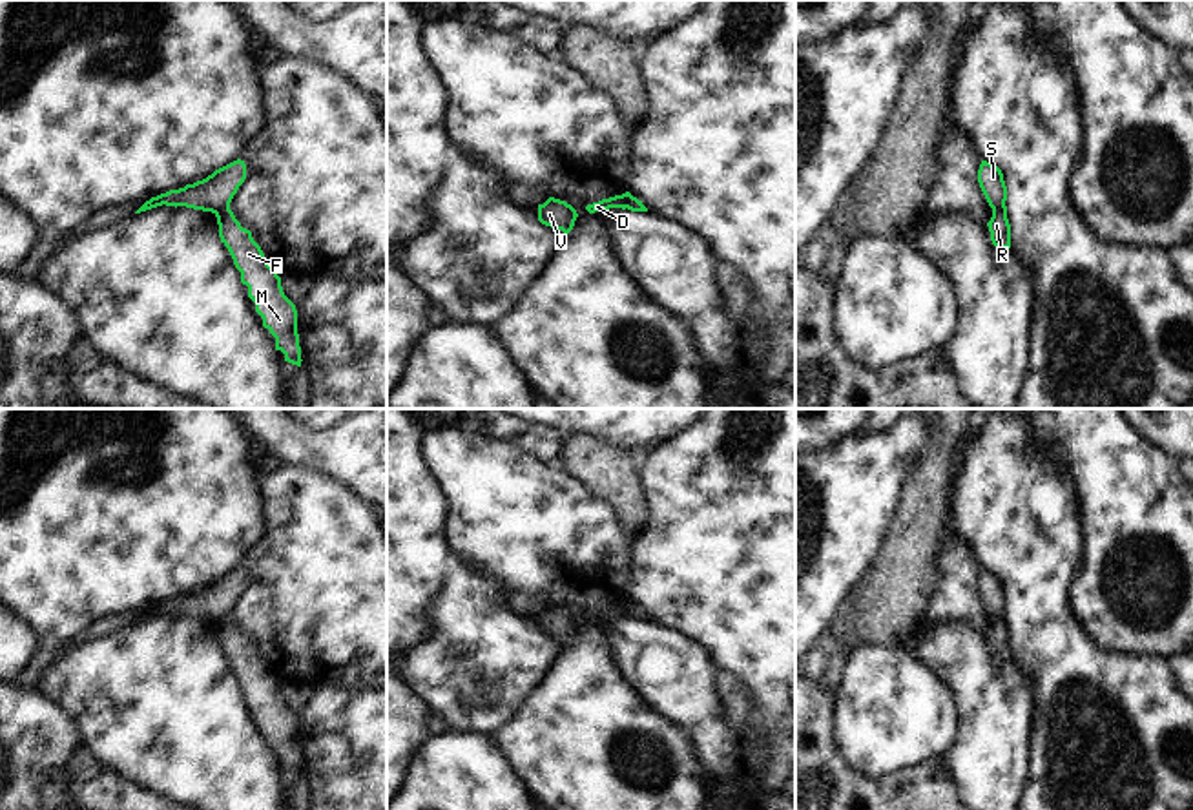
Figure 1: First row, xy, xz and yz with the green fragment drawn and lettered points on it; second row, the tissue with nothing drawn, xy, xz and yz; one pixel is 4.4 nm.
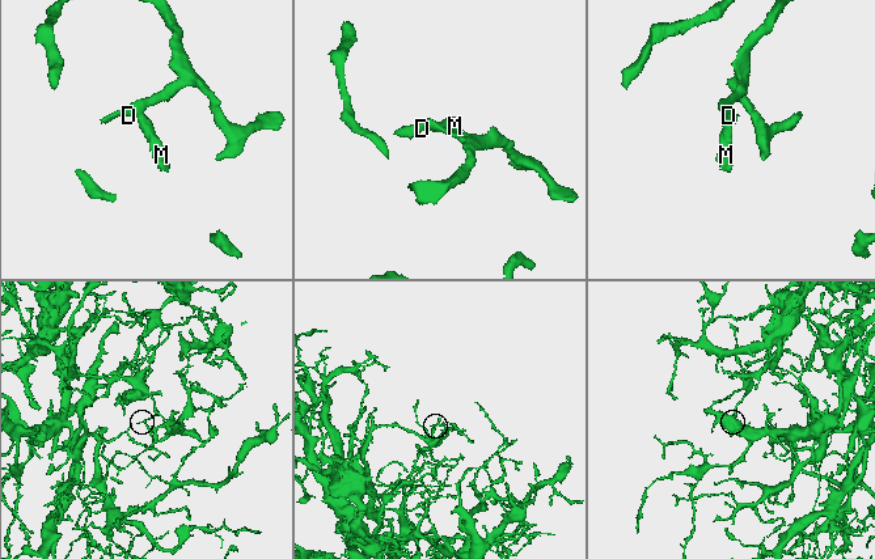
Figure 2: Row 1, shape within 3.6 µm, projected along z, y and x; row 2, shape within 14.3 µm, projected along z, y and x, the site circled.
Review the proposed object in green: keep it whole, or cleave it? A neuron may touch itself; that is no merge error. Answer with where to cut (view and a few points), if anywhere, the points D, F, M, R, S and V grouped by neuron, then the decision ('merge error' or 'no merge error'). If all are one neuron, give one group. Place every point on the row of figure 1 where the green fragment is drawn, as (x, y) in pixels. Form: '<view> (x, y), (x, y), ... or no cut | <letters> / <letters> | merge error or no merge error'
xy (228, 205), (216, 216) | D S V / F M R | merge error

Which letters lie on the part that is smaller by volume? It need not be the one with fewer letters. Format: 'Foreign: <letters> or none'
Foreign: F, M, R

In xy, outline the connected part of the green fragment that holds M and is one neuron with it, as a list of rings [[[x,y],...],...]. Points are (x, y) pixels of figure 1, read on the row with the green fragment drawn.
[[[230,206],[223,208],[215,217],[221,243],[228,248],[235,268],[241,272],[241,283],[248,286],[248,297],[255,303],[263,327],[275,338],[275,350],[285,354],[285,361],[301,367],[297,310],[285,296],[281,277],[268,265],[252,232],[235,219]]]

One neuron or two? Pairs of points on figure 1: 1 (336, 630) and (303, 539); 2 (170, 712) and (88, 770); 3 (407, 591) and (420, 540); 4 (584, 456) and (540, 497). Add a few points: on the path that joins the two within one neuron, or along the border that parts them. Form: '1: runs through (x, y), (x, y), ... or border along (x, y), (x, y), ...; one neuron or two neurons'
1: runs through (336, 608), (323, 584), (321, 560); one neuron
2: border along (81, 743), (104, 770); two neurons
3: runs through (407, 579), (411, 575), (411, 553); one neuron
4: border along (559, 466), (601, 498); two neurons

